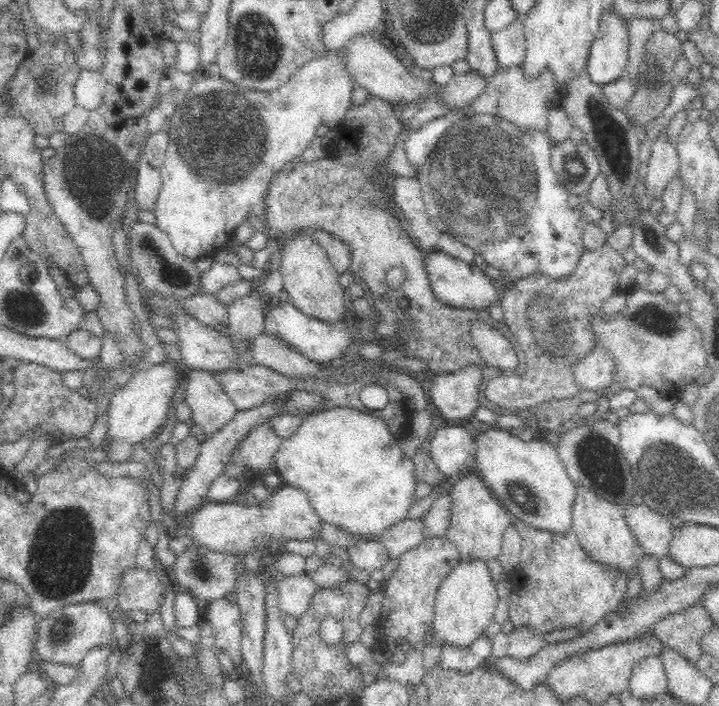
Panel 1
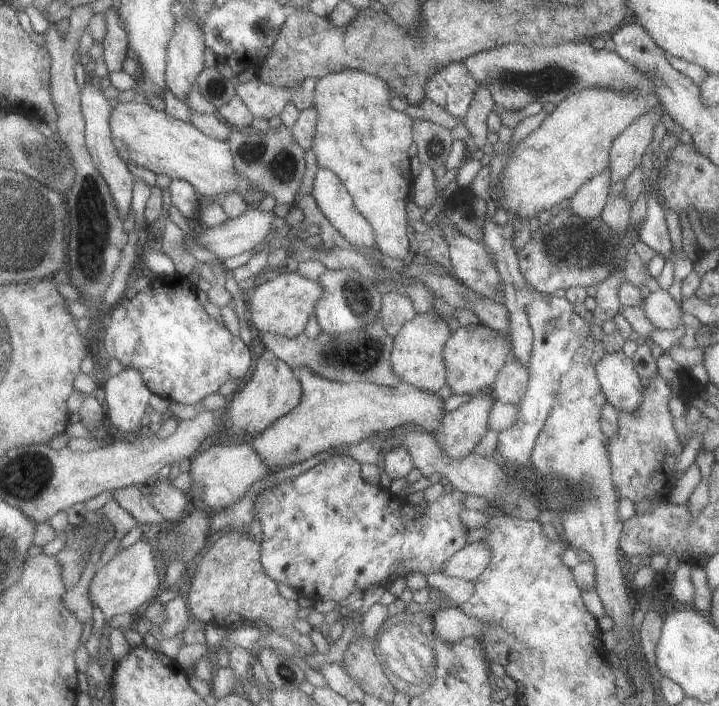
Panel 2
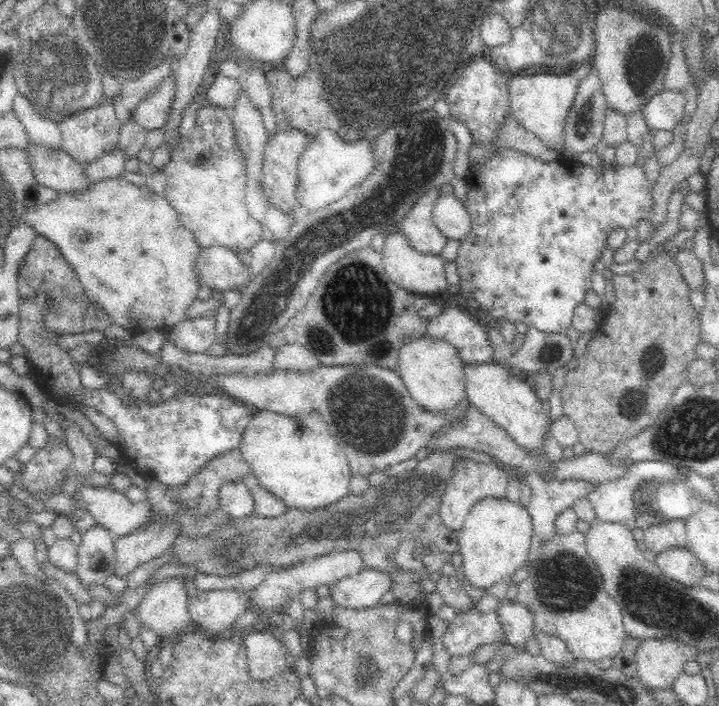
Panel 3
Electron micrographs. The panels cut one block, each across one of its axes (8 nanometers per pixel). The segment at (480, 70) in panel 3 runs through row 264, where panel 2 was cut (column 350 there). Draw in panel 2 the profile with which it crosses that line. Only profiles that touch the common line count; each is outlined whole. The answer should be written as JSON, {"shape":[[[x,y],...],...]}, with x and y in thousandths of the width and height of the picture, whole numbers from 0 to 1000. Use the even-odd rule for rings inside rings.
{"shape":[[[478,643],[465,644],[438,657],[434,663],[410,674],[409,678],[389,684],[378,690],[378,694],[370,693],[364,695],[355,708],[355,715],[350,720],[353,737],[360,734],[364,745],[364,754],[359,759],[364,771],[364,802],[373,816],[387,826],[392,824],[392,827],[409,833],[416,844],[428,844],[437,853],[441,850],[466,850],[467,854],[471,854],[494,836],[505,836],[506,839],[513,833],[527,829],[540,830],[545,822],[554,819],[554,816],[562,817],[567,810],[586,810],[590,816],[598,812],[609,812],[612,803],[633,782],[637,782],[650,772],[648,762],[652,751],[640,737],[640,722],[645,722],[641,711],[648,704],[645,698],[631,694],[630,697],[623,697],[623,700],[618,698],[602,714],[595,714],[595,710],[590,708],[586,714],[577,715],[561,703],[545,700],[540,691],[529,686],[517,688],[517,686],[508,683],[501,673],[501,660],[502,657],[495,654],[488,646]],[[556,803],[561,805],[559,814],[552,813]]]}

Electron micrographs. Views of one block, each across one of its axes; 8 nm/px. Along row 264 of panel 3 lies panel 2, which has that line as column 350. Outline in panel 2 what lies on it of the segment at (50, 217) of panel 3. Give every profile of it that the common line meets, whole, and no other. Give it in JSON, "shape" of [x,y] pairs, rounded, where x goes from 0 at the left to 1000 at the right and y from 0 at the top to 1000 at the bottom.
{"shape":[[[478,98],[442,112],[435,130],[435,152],[442,164],[433,211],[438,215],[444,238],[470,248],[491,280],[492,295],[515,316],[522,331],[522,347],[534,367],[552,375],[567,368],[569,363],[566,289],[576,251],[570,241],[567,210],[576,197],[572,164],[545,153],[545,137],[535,113],[495,98]]]}

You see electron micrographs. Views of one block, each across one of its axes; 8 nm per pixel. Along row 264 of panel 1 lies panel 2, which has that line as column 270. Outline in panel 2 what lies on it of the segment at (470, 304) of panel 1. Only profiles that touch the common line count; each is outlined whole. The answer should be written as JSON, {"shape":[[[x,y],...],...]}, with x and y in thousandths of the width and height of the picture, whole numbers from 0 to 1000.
{"shape":[[[426,520],[414,523],[412,531],[419,541],[421,555],[417,572],[387,593],[373,609],[349,622],[350,632],[359,646],[371,661],[378,664],[376,671],[428,652],[449,637],[459,637],[459,635],[467,635],[473,630],[491,630],[517,619],[520,613],[538,613],[551,606],[559,606],[562,602],[579,602],[588,606],[590,612],[601,613],[608,610],[611,598],[618,589],[618,568],[609,564],[608,557],[583,554],[581,550],[562,540],[554,540],[549,548],[502,542],[501,540],[474,542],[465,537],[448,535]]]}

